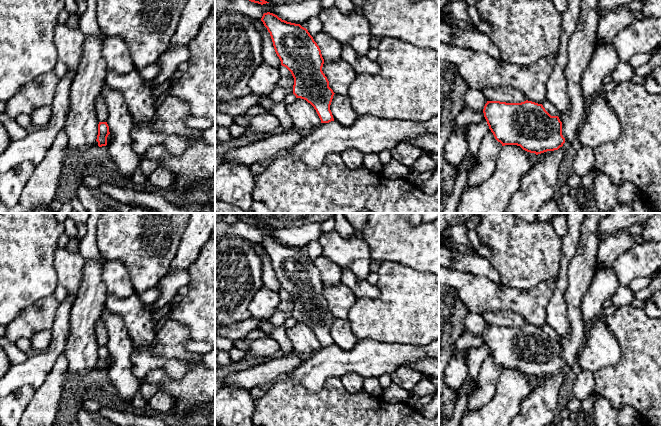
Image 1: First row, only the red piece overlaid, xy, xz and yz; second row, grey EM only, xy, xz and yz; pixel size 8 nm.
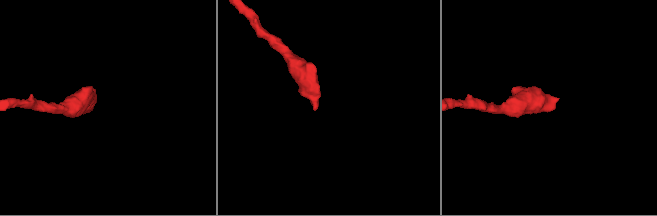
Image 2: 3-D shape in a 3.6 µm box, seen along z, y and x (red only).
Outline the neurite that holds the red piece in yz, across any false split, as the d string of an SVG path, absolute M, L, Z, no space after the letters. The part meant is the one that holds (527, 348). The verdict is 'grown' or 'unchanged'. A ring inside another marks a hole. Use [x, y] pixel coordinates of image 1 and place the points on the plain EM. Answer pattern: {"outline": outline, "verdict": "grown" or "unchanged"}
{"outline": "M487 325L484 341L495 363L505 369L517 369L536 379L558 374L565 367L562 346L532 325L506 327Z", "verdict": "unchanged"}

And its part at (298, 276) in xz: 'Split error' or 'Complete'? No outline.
Complete

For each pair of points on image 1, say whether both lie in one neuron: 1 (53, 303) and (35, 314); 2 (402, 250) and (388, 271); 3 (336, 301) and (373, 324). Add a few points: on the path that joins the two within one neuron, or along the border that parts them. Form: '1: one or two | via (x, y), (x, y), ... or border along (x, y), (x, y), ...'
1: one | via (49, 305), (39, 314)
2: two | border along (382, 261), (401, 262), (416, 270)
3: two | border along (357, 298), (349, 311), (347, 319)

